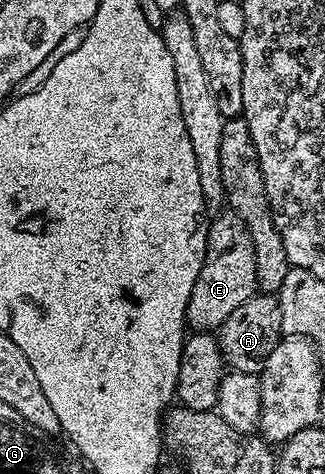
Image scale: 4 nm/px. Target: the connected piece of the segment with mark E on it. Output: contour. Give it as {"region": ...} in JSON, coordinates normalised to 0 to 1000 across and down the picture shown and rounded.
{"region":[[[720,445],[677,447],[674,460],[652,464],[637,477],[637,536],[618,563],[618,580],[606,580],[606,597],[594,597],[594,622],[582,622],[575,641],[575,684],[600,698],[662,698],[674,688],[791,616],[791,546],[778,534],[778,504],[766,496],[766,479]]]}

